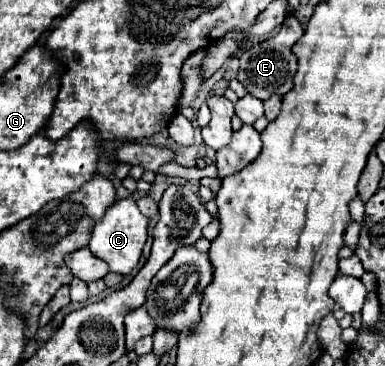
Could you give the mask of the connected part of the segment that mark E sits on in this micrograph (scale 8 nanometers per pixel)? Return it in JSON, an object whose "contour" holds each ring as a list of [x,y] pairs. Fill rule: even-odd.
{"contour":[[[287,16],[287,20],[283,22],[281,30],[275,36],[243,50],[237,80],[249,90],[249,94],[253,94],[261,100],[267,100],[271,94],[283,96],[285,92],[289,92],[293,88],[293,76],[297,72],[297,56],[293,54],[291,48],[301,36],[303,36],[303,28],[301,28],[299,20],[295,16]]]}

